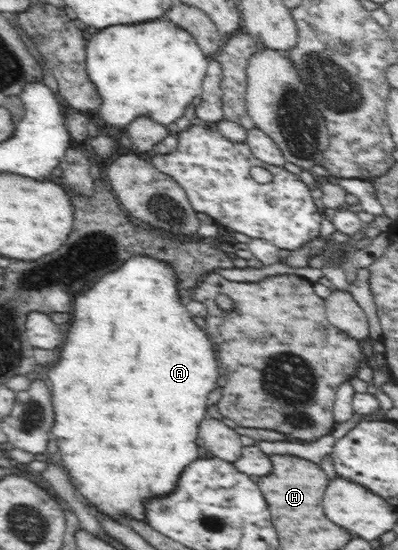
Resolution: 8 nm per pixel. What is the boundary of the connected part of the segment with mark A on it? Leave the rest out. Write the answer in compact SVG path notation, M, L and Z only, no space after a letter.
M136 254L132 256L120 266L120 271L110 271L110 273L106 273L98 283L94 283L88 291L84 291L84 293L78 295L78 299L74 299L74 313L71 315L72 323L68 323L68 325L65 326L68 327L68 333L66 333L66 341L64 341L64 345L62 345L60 357L58 361L50 367L50 370L45 373L48 376L48 381L50 381L51 402L55 414L55 421L48 436L53 437L57 441L58 449L60 449L59 459L61 465L64 467L65 473L70 474L70 478L72 478L75 486L75 491L77 495L82 496L82 501L84 501L85 505L88 505L92 511L98 512L98 514L106 514L106 516L110 516L110 518L114 520L121 520L124 515L130 515L130 517L134 517L134 519L145 521L145 503L147 499L158 498L173 493L178 485L180 474L185 470L185 466L189 466L195 459L203 456L203 451L194 441L199 437L200 424L208 417L208 406L206 405L208 405L208 394L216 389L216 382L219 378L218 361L216 361L214 351L212 351L212 349L214 349L213 345L210 343L210 339L208 339L205 330L196 324L195 318L188 312L185 306L186 300L180 301L180 298L180 294L178 294L178 284L176 284L176 272L174 272L174 268L172 268L170 264L152 258L152 256L146 256L146 254Z

